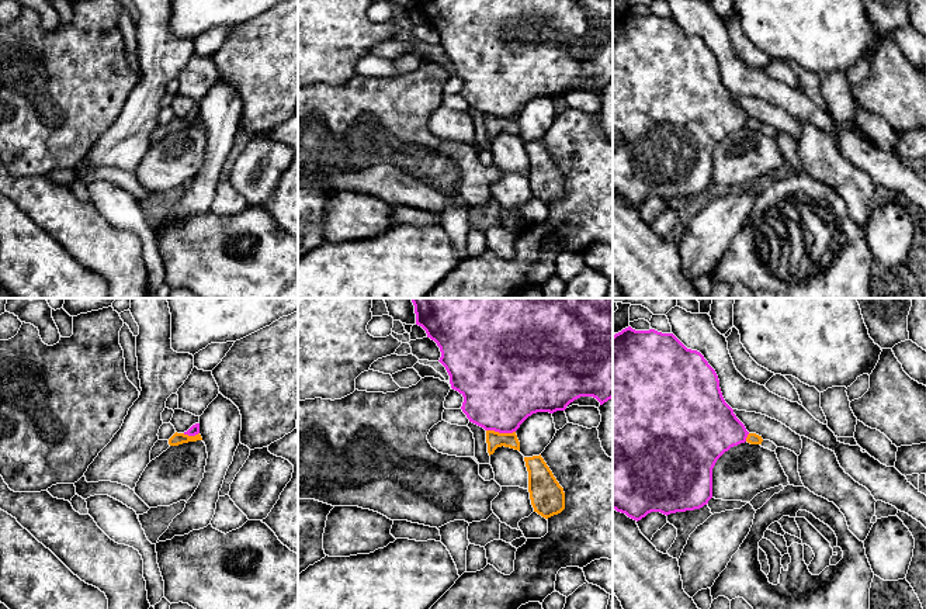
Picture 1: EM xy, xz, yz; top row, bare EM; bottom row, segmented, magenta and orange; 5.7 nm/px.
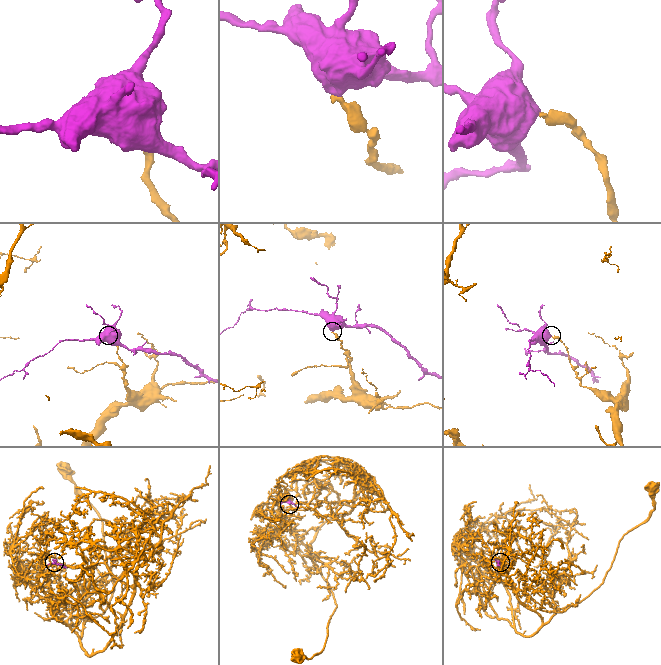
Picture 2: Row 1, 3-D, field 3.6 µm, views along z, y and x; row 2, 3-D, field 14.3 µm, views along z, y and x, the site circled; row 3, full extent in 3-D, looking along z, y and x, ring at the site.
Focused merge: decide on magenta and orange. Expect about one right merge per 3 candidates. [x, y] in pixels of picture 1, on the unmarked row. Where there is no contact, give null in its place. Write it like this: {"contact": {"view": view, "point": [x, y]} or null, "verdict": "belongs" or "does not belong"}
{"contact": {"view": "xz", "point": [500, 117]}, "verdict": "does not belong"}

